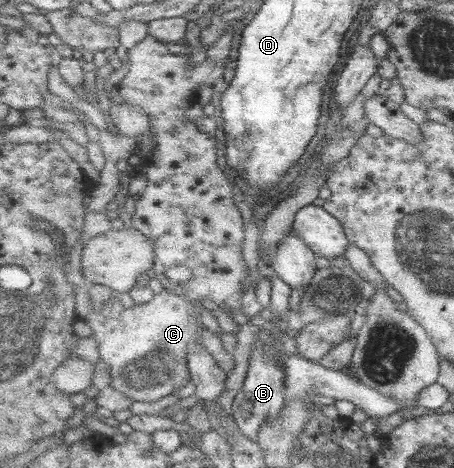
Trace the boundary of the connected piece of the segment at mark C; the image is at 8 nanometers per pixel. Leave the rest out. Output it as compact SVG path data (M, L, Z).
M162 291L159 294L155 295L154 300L152 302L144 303L144 304L135 304L133 307L128 307L124 309L124 312L118 318L110 318L104 315L102 312L92 313L88 322L86 324L89 325L91 330L93 331L92 336L99 342L100 350L101 350L101 360L108 363L110 367L113 367L111 371L112 380L111 386L120 392L125 392L128 396L132 396L133 400L138 402L154 402L156 400L160 400L165 396L170 396L172 394L172 390L174 388L181 388L182 386L186 386L186 382L191 380L191 372L189 368L189 358L190 354L194 354L196 350L200 350L200 348L204 348L204 346L199 344L200 335L198 333L202 331L203 327L198 328L199 315L198 310L196 310L196 305L190 303L186 298L182 298L174 293L170 293L169 291Z

